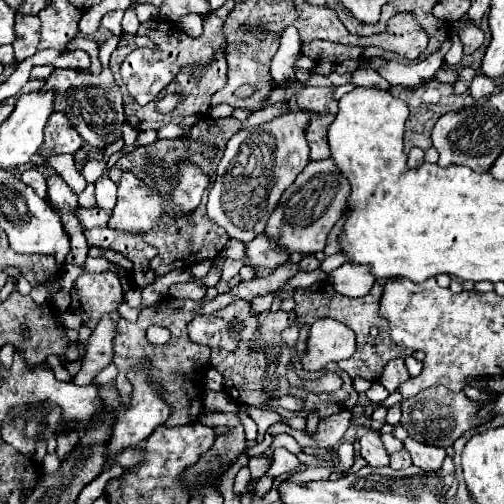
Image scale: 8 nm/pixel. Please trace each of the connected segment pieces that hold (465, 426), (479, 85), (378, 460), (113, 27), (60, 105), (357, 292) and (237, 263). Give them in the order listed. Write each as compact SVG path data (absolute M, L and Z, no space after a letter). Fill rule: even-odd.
M433 386L433 388L427 388L427 390L419 392L417 396L403 402L401 424L409 432L411 438L415 438L423 444L447 448L447 446L453 446L453 442L463 432L467 432L469 428L475 428L477 424L483 422L481 418L477 418L477 410L481 410L483 406L485 404L471 402L461 392L451 392L445 386Z
M475 76L475 78L471 80L467 92L469 92L473 98L481 98L481 96L487 96L487 94L491 94L491 92L495 92L495 90L497 90L497 84L495 84L493 80L489 80L489 78L485 78L485 76Z
M355 424L355 434L361 444L361 456L369 466L389 466L389 454L385 452L379 432L365 424Z
M123 10L109 12L109 14L105 14L105 16L103 16L103 20L101 20L101 26L103 26L103 28L107 28L107 30L111 30L114 35L119 36L122 33L123 15Z
M103 64L101 74L83 74L73 68L53 70L41 92L55 92L55 112L69 118L71 126L91 148L105 148L117 136L121 136L121 124L125 122L123 102L119 86L113 80L109 64Z
M343 264L329 274L329 282L335 288L335 292L343 296L365 296L373 286L375 276L371 276L371 272L365 266Z
M225 260L225 264L223 264L223 272L221 272L221 280L225 280L225 282L229 282L235 274L239 274L239 270L241 270L241 266L243 266L243 260Z

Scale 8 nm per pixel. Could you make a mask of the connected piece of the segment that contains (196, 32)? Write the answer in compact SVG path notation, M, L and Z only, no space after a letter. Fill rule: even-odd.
M197 14L182 16L177 22L177 27L193 38L197 38L203 32L203 19Z

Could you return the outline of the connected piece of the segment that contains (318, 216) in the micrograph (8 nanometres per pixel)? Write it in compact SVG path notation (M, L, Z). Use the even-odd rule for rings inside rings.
M333 160L309 162L307 168L295 178L295 182L283 192L279 206L267 220L265 236L275 242L277 248L285 248L297 254L317 254L323 252L327 234L333 224L343 216L349 196L347 178L335 168Z

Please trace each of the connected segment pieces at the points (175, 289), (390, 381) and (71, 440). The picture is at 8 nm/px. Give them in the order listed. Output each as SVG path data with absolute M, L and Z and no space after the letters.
M199 281L177 283L169 288L171 298L201 300L206 295L205 286Z
M397 358L397 360L389 360L387 366L383 368L381 376L379 376L379 382L389 390L389 392L395 392L397 386L401 382L405 382L409 378L409 372L405 368L405 360L403 358Z
M77 432L61 434L61 436L59 436L59 440L57 440L57 450L55 450L55 454L59 456L59 460L65 460L65 458L71 454L71 450L73 450L75 444L77 444L77 440L79 440Z

